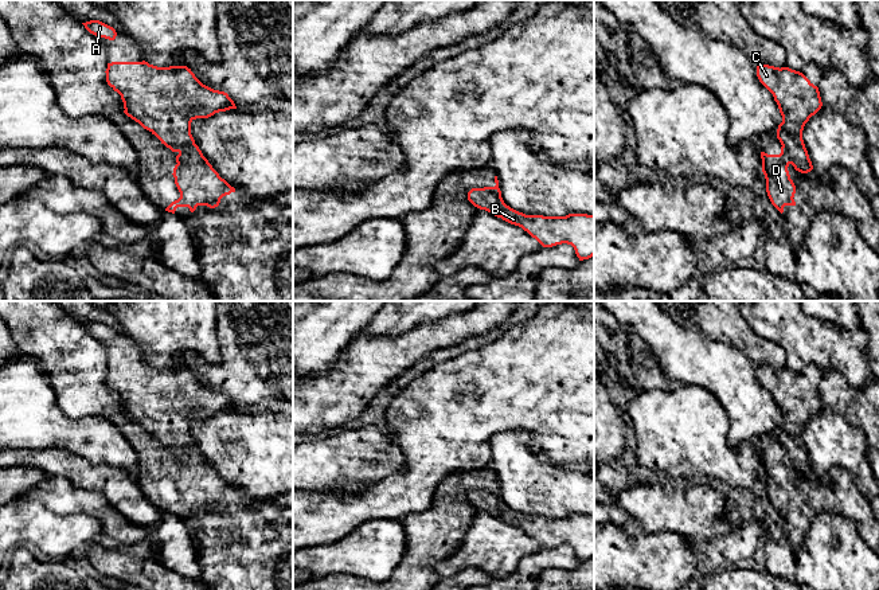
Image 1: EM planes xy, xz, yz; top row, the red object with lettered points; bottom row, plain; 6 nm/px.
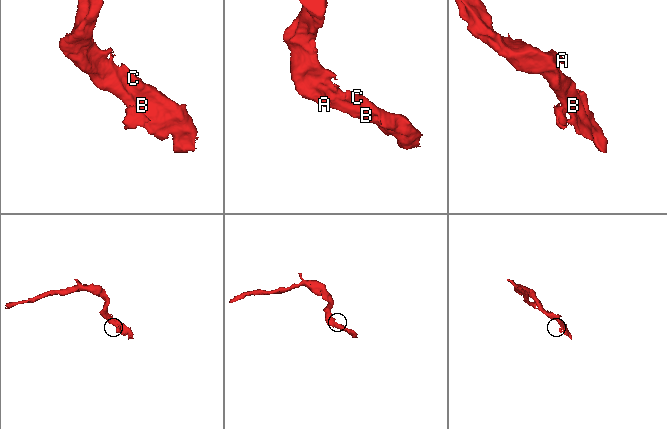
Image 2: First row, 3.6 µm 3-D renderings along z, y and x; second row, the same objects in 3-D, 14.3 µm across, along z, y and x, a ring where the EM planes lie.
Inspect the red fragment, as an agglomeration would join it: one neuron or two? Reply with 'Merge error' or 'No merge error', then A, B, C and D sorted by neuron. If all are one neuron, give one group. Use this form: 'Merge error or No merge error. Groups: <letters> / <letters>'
Merge error. Groups: A B C / D

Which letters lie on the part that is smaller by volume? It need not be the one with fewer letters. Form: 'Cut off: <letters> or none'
Cut off: D

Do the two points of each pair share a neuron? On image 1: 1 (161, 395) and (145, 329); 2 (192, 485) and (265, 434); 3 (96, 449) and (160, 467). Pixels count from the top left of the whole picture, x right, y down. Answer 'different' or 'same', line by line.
1: different
2: different
3: different

